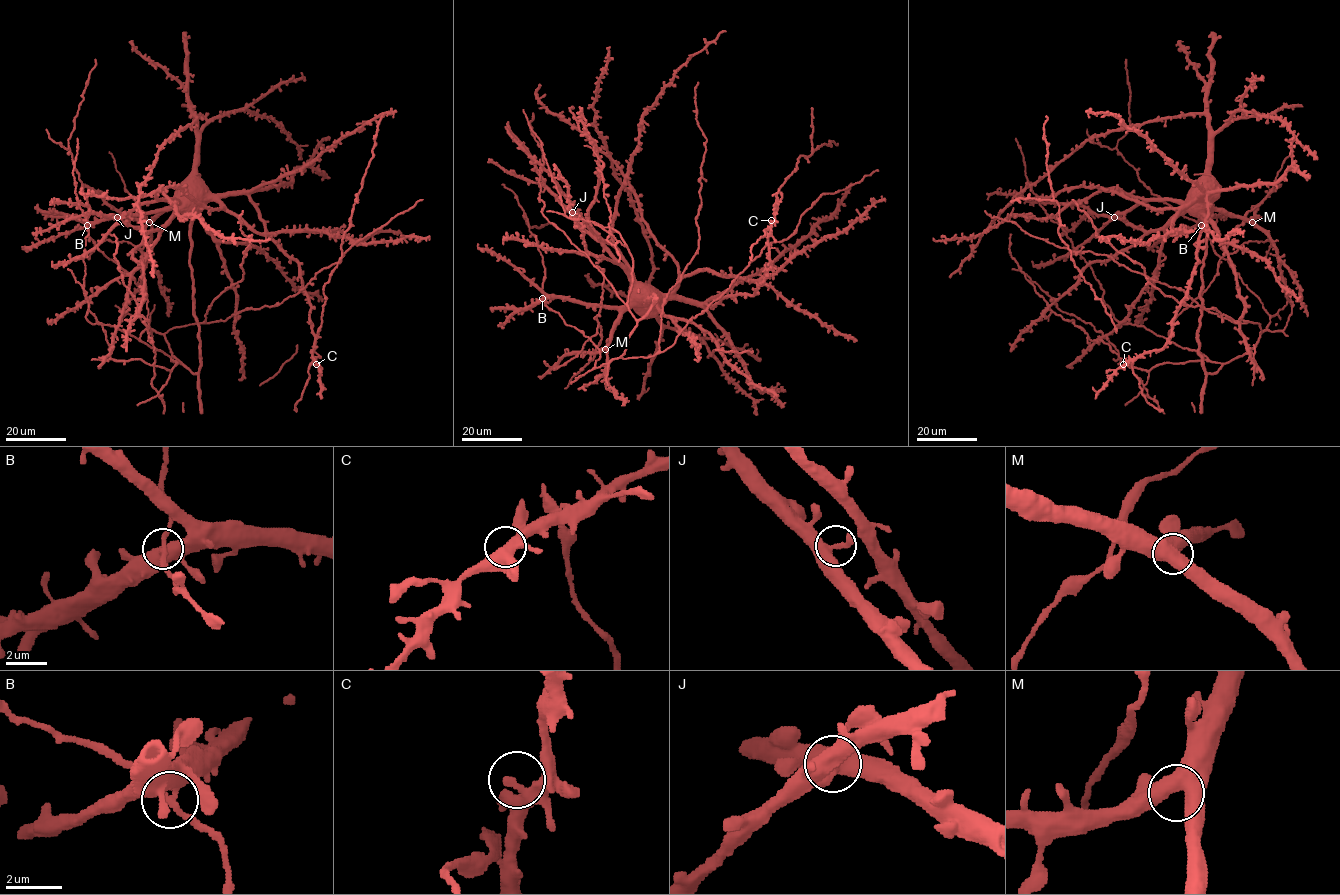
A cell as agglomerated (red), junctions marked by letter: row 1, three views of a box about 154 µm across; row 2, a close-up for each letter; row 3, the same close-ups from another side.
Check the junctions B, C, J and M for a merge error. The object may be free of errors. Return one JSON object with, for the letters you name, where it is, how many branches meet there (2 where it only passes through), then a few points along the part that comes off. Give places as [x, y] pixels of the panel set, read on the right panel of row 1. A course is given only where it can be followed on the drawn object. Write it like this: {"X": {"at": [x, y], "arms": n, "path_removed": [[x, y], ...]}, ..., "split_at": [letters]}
{"split_at": []}

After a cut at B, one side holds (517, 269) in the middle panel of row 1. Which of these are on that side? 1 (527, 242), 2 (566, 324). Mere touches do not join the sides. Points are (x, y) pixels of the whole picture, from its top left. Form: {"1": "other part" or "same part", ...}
{"1": "same part", "2": "other part"}

